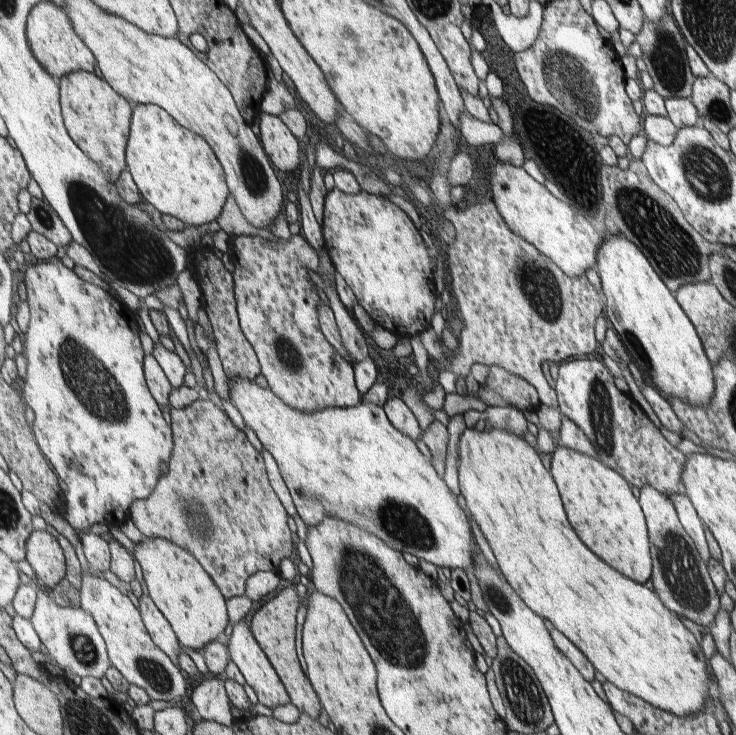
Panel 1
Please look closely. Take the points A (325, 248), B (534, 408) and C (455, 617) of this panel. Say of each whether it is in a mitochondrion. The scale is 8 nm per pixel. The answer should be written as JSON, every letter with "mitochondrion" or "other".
{"A":"other","B":"other","C":"other"}

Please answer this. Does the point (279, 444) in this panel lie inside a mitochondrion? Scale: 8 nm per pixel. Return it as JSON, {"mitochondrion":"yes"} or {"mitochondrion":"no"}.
{"mitochondrion":"no"}

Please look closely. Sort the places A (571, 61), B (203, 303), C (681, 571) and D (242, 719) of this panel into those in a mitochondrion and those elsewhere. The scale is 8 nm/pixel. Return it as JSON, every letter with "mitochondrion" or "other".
{"A":"mitochondrion","B":"other","C":"mitochondrion","D":"other"}

